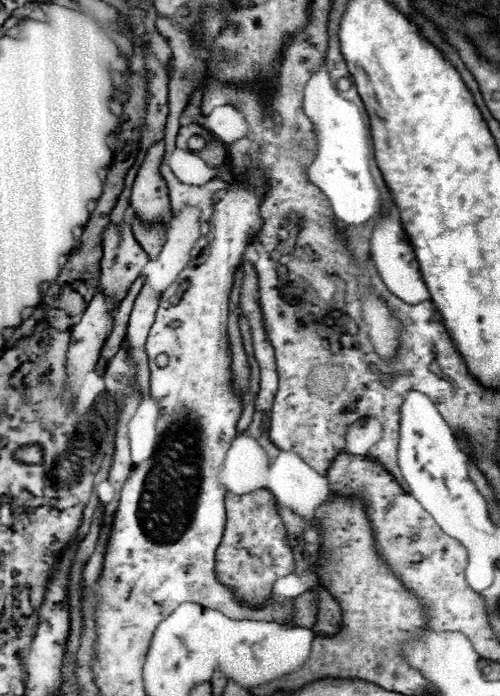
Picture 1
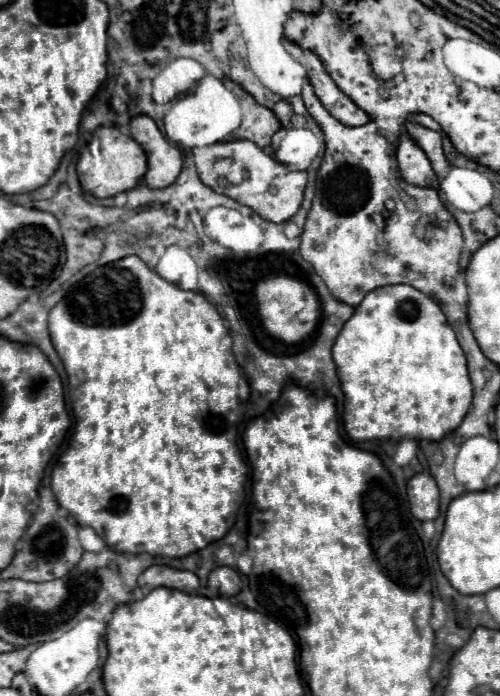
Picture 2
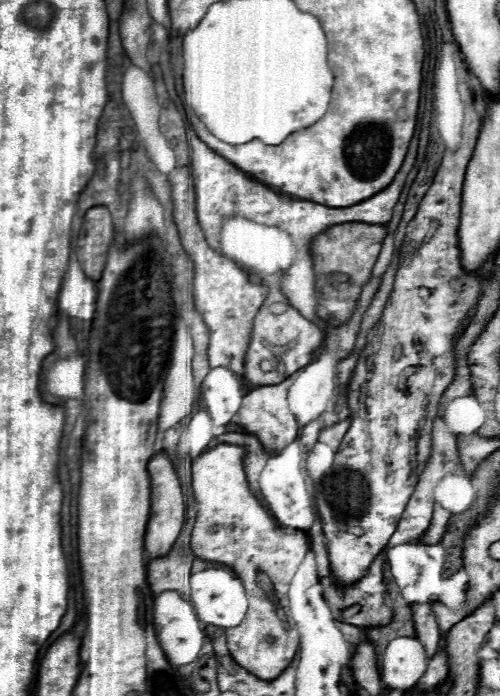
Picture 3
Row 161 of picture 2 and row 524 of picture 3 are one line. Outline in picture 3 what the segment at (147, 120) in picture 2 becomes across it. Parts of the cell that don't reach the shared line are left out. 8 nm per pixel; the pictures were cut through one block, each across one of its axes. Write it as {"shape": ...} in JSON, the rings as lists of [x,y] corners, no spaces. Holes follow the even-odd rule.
{"shape":[[[158,452],[150,462],[148,462],[148,474],[150,474],[150,520],[148,520],[148,530],[146,530],[146,540],[144,548],[150,556],[150,560],[162,558],[170,552],[172,544],[176,542],[180,528],[184,522],[184,500],[178,476],[174,472],[174,466],[166,452]]]}

